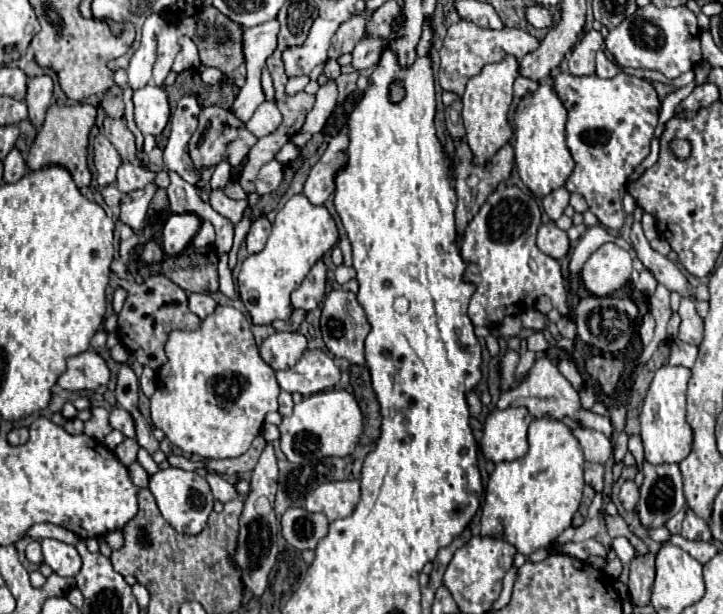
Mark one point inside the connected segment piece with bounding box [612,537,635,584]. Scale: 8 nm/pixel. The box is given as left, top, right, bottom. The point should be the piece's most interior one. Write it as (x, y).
(624, 550)

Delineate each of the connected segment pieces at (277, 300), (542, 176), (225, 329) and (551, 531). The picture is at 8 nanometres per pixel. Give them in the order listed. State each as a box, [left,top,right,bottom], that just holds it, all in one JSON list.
[[238,194,338,326],[514,82,574,200],[150,306,280,458],[480,418,584,558]]

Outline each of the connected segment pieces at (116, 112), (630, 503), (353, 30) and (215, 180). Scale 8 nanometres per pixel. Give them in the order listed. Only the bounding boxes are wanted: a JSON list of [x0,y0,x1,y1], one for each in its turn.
[[102,84,124,118],[618,480,638,510],[328,14,366,58],[210,156,232,188]]

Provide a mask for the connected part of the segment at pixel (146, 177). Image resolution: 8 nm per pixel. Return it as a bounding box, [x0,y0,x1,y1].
[116,162,156,194]

